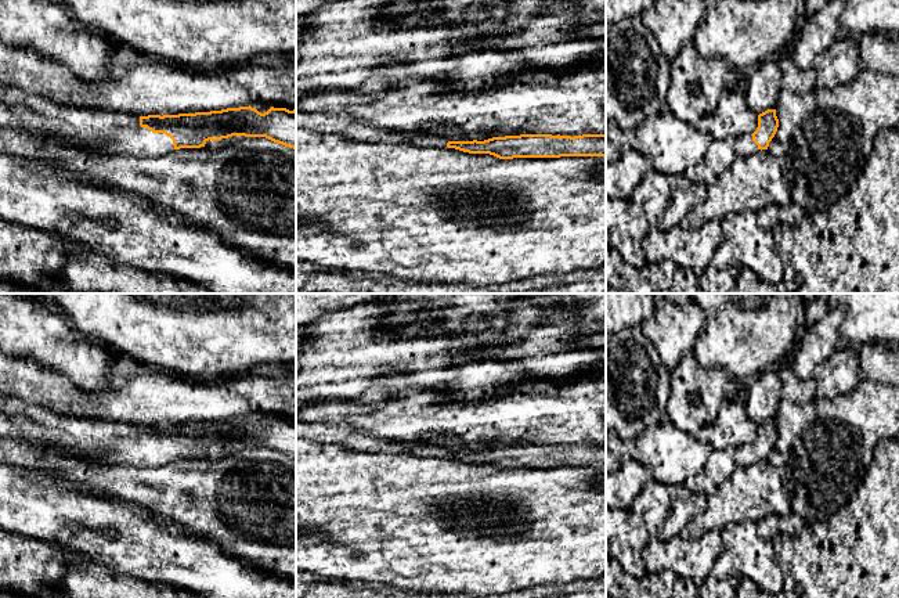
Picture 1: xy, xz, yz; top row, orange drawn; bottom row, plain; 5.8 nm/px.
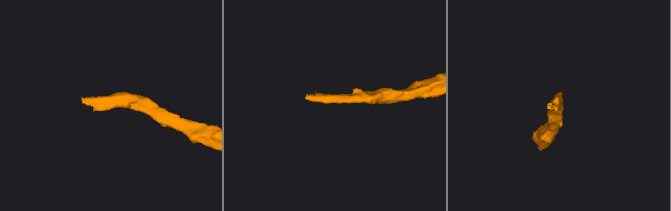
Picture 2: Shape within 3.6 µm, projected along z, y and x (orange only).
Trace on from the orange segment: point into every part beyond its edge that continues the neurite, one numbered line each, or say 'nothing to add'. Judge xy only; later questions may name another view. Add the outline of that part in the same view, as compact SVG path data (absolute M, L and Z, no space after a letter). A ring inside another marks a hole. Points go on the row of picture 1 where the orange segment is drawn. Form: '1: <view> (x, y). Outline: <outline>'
1: xy (111, 132). Outline: M1 82L0 102L10 107L24 105L39 116L68 123L80 136L79 140L48 130L37 132L51 133L54 140L77 144L84 150L133 158L159 158L176 151L169 136L141 127L140 115L58 104Z

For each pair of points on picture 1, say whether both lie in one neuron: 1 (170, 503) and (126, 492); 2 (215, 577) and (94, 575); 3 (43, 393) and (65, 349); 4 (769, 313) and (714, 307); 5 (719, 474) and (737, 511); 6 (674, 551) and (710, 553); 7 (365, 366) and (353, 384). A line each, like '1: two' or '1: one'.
1: one
2: two
3: two
4: one
5: two
6: one
7: one

